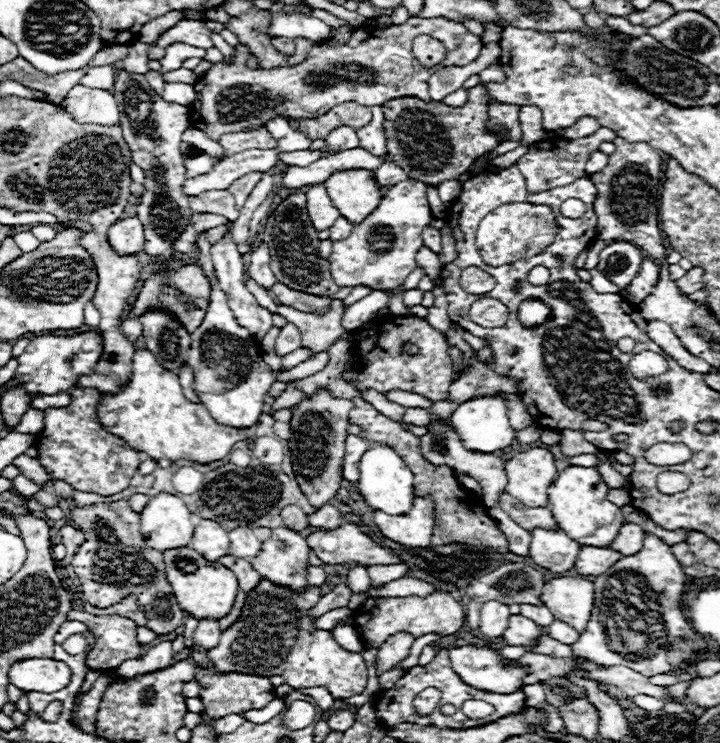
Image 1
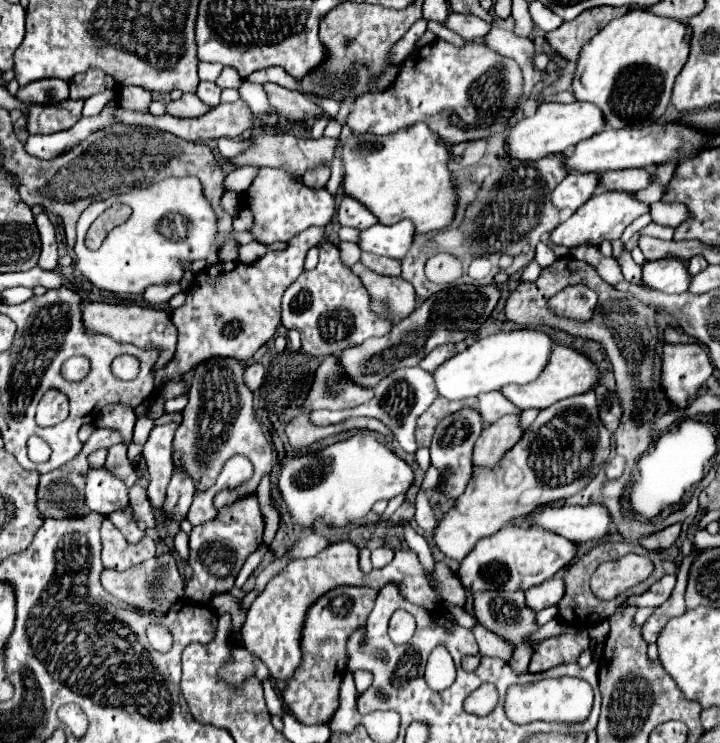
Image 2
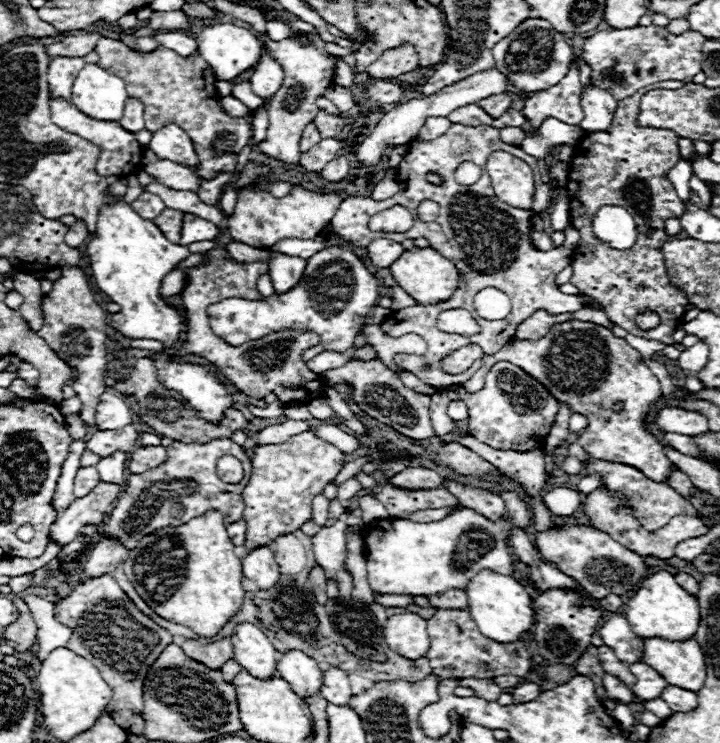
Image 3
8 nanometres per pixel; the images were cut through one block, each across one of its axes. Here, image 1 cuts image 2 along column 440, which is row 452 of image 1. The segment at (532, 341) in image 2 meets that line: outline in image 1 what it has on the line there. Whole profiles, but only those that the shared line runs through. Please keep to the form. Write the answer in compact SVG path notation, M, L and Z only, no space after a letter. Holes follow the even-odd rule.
M376 442L372 448L368 448L362 458L360 458L360 480L358 480L358 490L368 502L370 508L382 510L382 512L408 512L412 506L412 496L414 496L414 486L412 486L414 474L408 470L404 460L394 452L392 446L384 442Z

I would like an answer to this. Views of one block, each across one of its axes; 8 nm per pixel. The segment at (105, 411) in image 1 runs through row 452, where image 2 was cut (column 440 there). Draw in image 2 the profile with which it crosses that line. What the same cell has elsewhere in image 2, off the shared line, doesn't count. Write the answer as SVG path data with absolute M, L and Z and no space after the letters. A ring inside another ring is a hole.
M414 124L412 128L402 128L400 132L376 136L376 134L348 134L342 140L342 164L344 164L344 178L342 186L346 196L364 204L380 224L394 224L404 218L414 222L416 232L426 234L434 230L446 228L454 220L456 210L456 190L450 182L450 170L446 168L448 162L448 148L438 146L436 136L428 132L426 124Z

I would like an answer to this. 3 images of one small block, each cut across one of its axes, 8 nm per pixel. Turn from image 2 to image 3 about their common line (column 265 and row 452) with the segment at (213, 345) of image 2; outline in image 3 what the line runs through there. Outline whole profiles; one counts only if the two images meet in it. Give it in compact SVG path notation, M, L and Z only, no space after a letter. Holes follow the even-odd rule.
M300 432L284 444L256 446L254 452L256 454L250 458L252 460L252 476L250 476L250 480L248 480L248 484L242 492L242 498L244 498L244 504L246 504L244 522L248 524L246 542L244 542L246 554L252 548L268 546L270 542L274 542L282 534L292 534L292 532L300 530L302 524L312 520L312 498L322 494L322 490L334 480L334 476L344 466L344 452L338 450L334 444L318 438L314 432Z

